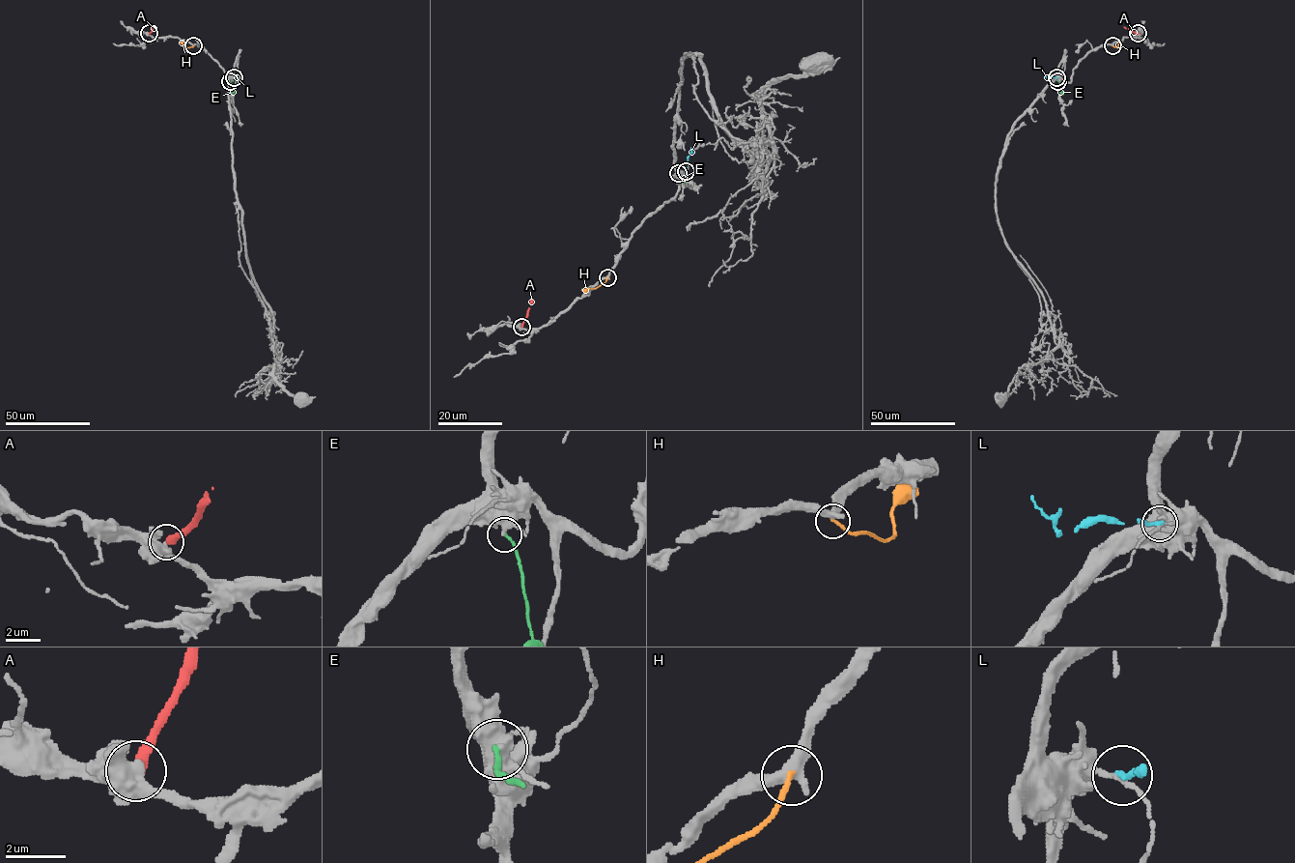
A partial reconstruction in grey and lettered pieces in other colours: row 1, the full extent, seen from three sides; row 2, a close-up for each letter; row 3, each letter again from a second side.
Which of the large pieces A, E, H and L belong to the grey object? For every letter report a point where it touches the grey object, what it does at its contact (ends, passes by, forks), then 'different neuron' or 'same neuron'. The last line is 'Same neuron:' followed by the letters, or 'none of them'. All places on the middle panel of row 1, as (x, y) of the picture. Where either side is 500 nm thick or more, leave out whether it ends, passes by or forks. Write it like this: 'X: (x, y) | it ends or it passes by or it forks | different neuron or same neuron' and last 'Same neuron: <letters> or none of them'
A: (521, 327) | different neuron
E: (678, 173) | it ends | different neuron
H: (607, 277) | it ends | different neuron
L: (686, 171) | it ends | different neuron
Same neuron: none of them

